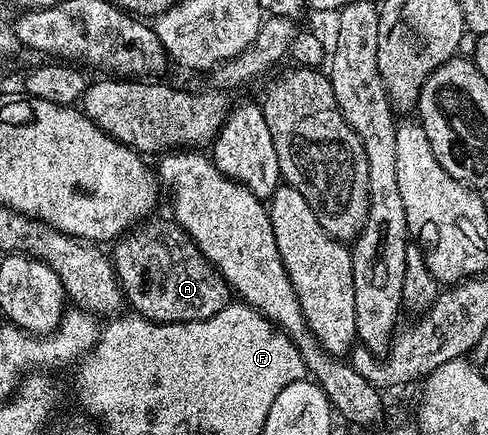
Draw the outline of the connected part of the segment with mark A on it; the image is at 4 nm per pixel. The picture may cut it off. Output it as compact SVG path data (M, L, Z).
M156 218L141 222L135 233L121 237L111 244L112 268L115 269L120 287L124 291L127 306L152 323L193 323L199 319L214 317L214 313L221 311L230 302L228 282L175 221Z

